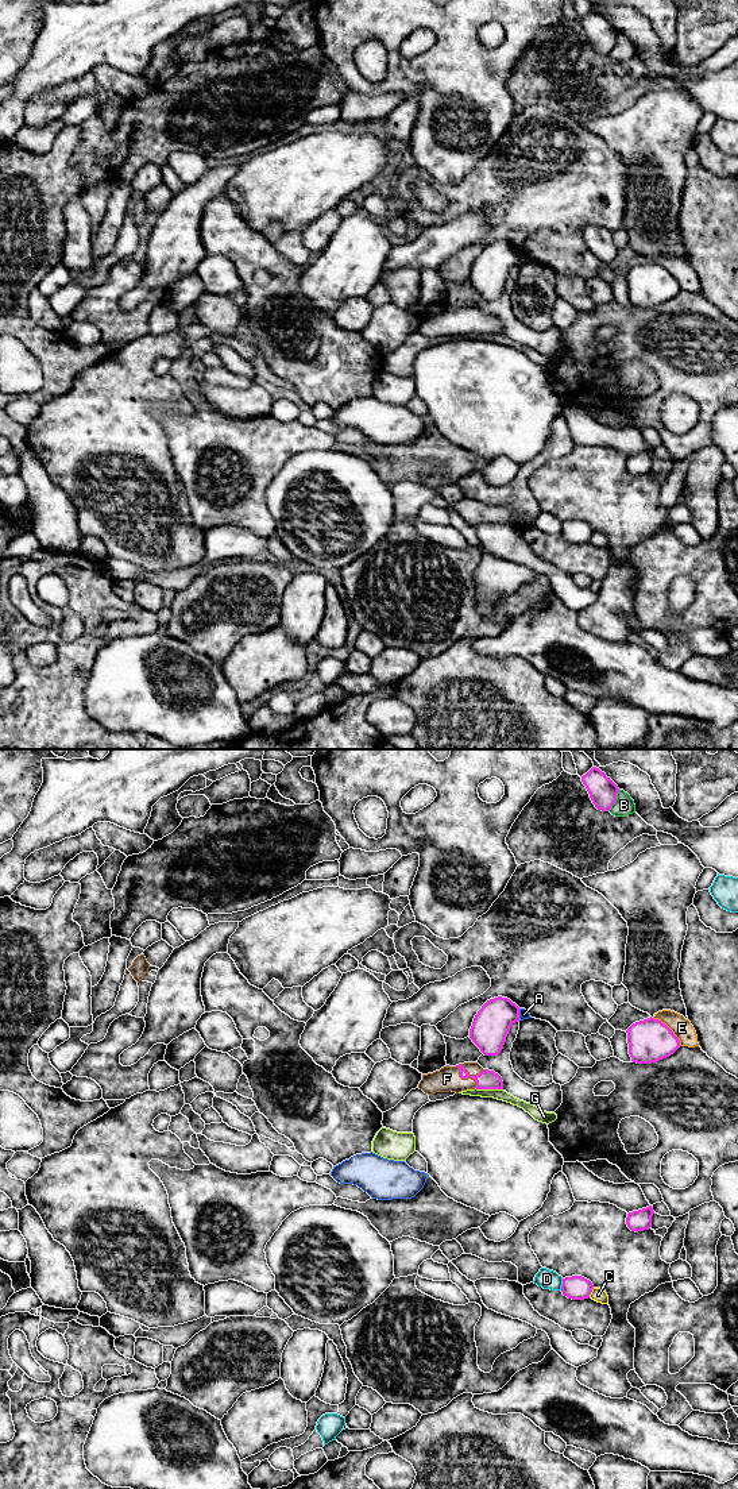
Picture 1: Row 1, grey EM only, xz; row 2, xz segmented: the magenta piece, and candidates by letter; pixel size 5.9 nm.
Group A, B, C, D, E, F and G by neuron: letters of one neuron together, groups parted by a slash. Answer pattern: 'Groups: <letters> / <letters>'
Groups: A / B / C / D / E / F / G

